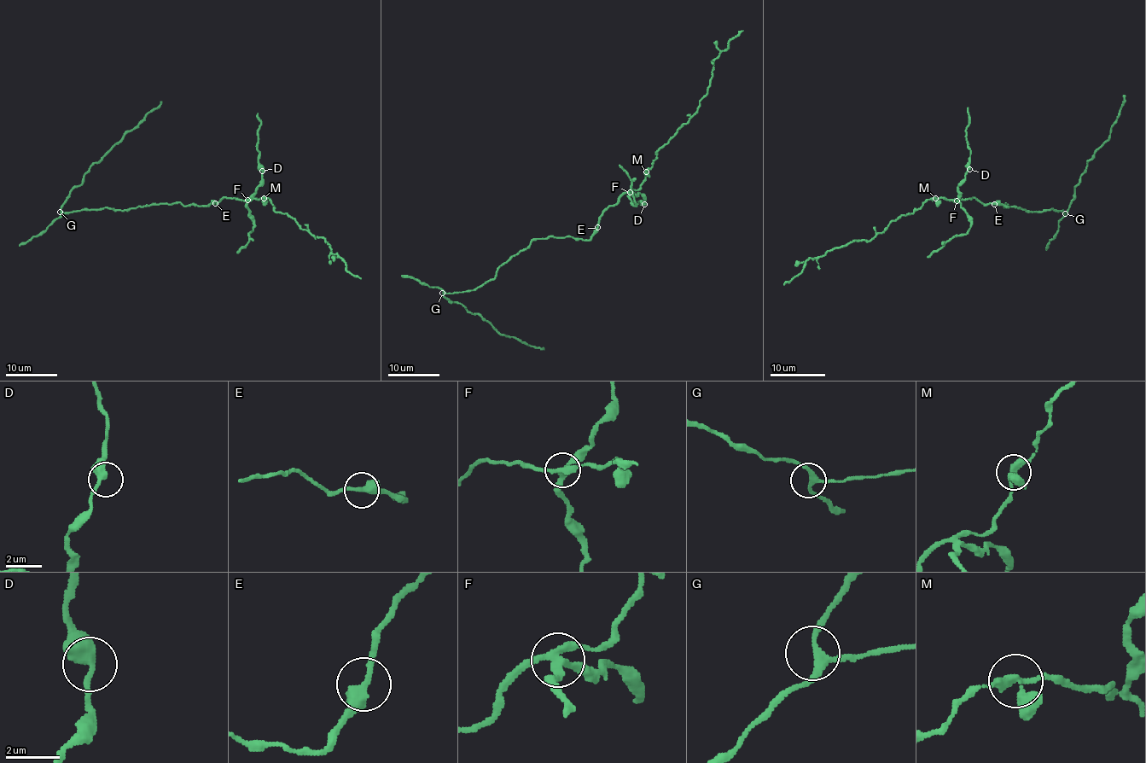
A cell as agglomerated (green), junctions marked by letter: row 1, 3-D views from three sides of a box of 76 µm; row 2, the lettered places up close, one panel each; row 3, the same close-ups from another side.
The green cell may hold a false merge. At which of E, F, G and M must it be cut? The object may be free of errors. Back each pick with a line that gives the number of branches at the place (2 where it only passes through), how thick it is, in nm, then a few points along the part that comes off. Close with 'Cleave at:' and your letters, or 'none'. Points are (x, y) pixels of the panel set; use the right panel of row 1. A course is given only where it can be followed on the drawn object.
F: 4 branches meet; 280 nm thick; foreign part runs (957, 200), (958, 186), (965, 177), (969, 160), (965, 128), (967, 107)
Cleave at: F

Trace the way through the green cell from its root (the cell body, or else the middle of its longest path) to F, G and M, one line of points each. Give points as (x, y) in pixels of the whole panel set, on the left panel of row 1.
F: (190, 206), (208, 206), (223, 198), (247, 200)
G: (190, 206), (172, 203), (150, 204), (123, 211), (100, 208), (60, 212)
M: (190, 206), (208, 206), (223, 198), (243, 200), (264, 198)

